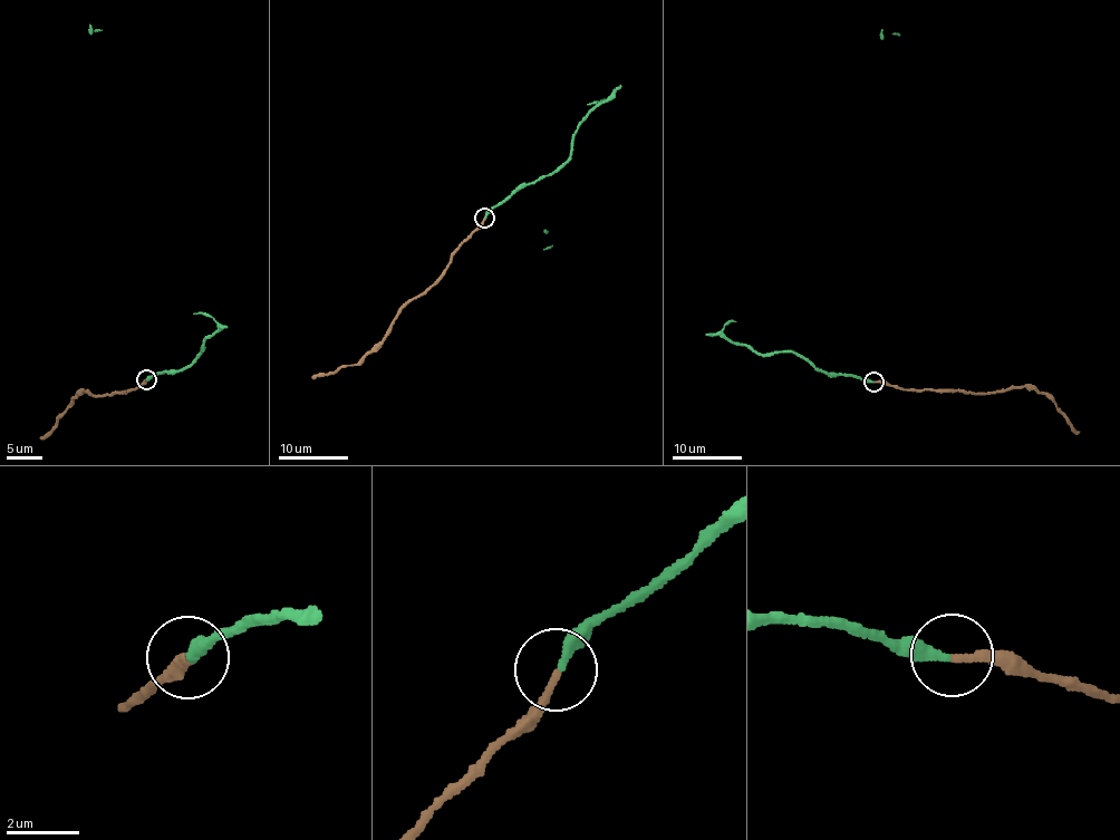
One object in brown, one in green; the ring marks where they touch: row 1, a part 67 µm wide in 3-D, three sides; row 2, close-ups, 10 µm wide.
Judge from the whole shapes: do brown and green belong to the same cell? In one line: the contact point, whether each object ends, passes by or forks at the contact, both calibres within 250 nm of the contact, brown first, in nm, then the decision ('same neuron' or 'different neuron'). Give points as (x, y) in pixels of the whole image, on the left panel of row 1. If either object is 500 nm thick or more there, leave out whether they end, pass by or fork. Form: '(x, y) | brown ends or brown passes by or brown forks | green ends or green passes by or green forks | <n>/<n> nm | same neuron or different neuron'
(146, 379) | brown ends | green ends | 220/280 nm | different neuron

